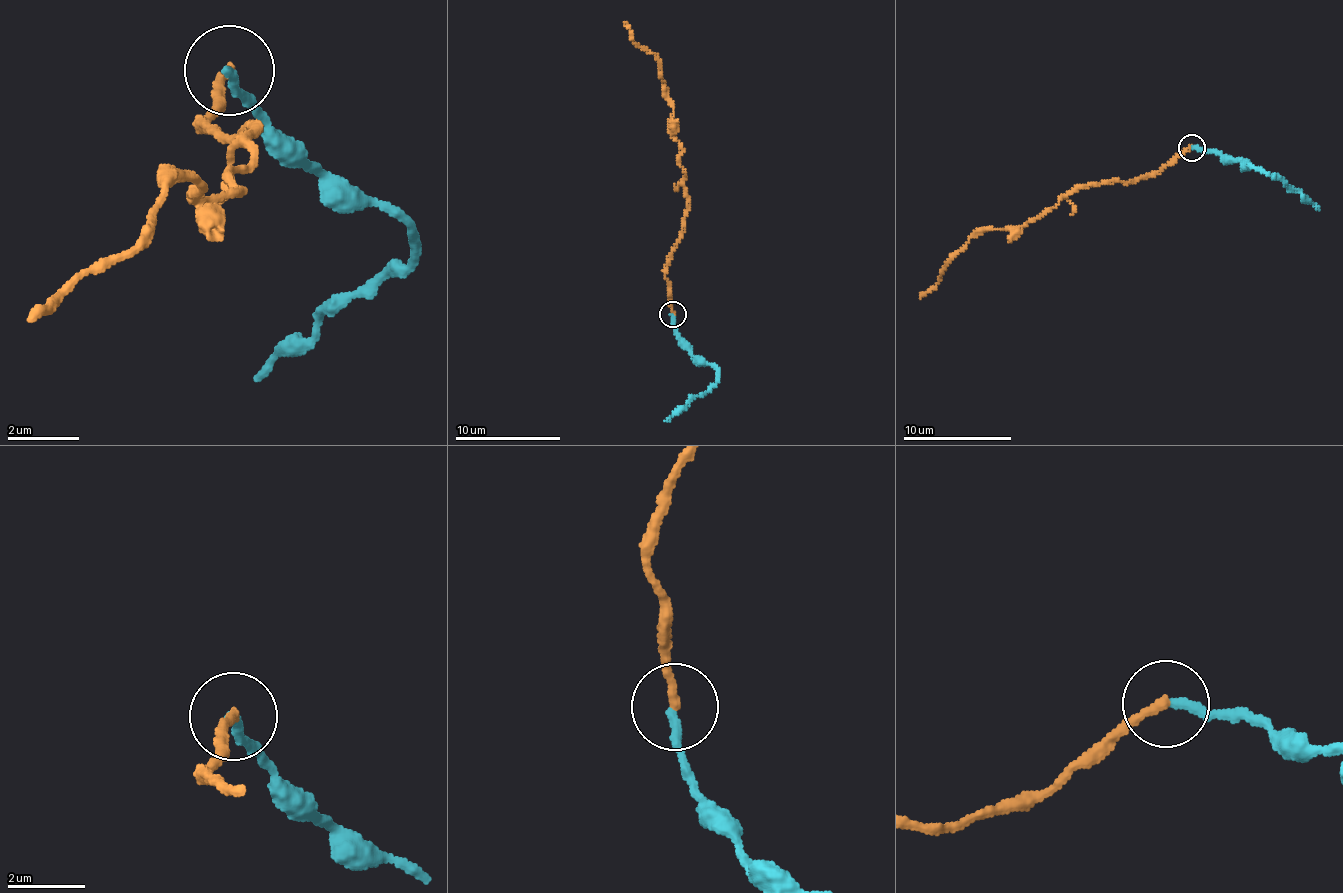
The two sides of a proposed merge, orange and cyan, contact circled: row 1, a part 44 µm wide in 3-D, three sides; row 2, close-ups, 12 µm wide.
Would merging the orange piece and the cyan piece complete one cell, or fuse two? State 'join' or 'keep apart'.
keep apart

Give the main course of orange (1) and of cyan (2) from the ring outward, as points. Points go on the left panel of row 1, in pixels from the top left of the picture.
1: (227, 73), (200, 117), (237, 137), (258, 122), (254, 163), (199, 203), (179, 172), (154, 233), (28, 322)
2: (227, 73), (252, 111), (407, 226), (410, 254), (319, 312), (252, 380)

